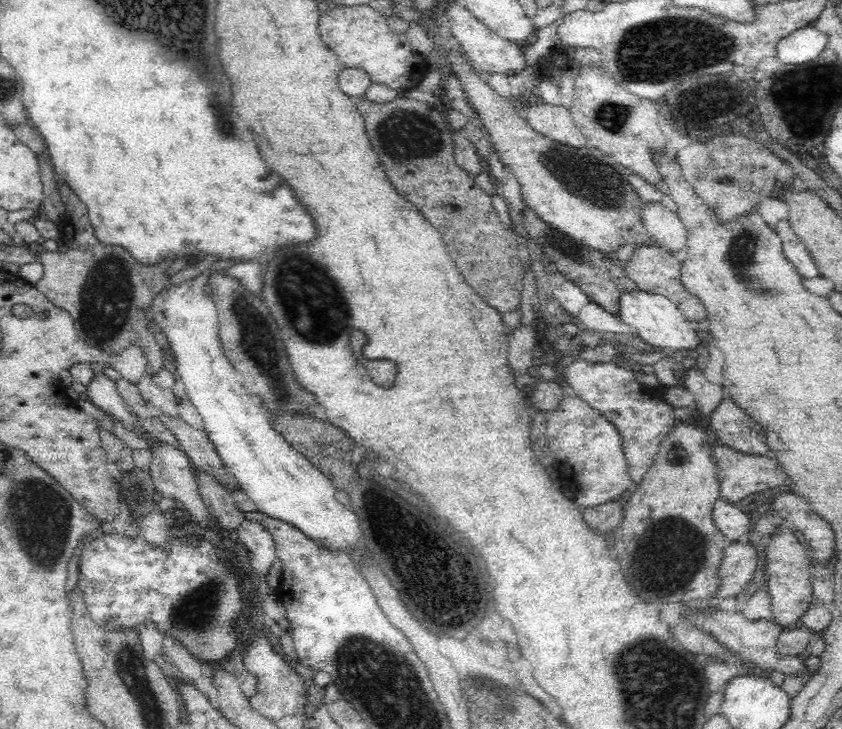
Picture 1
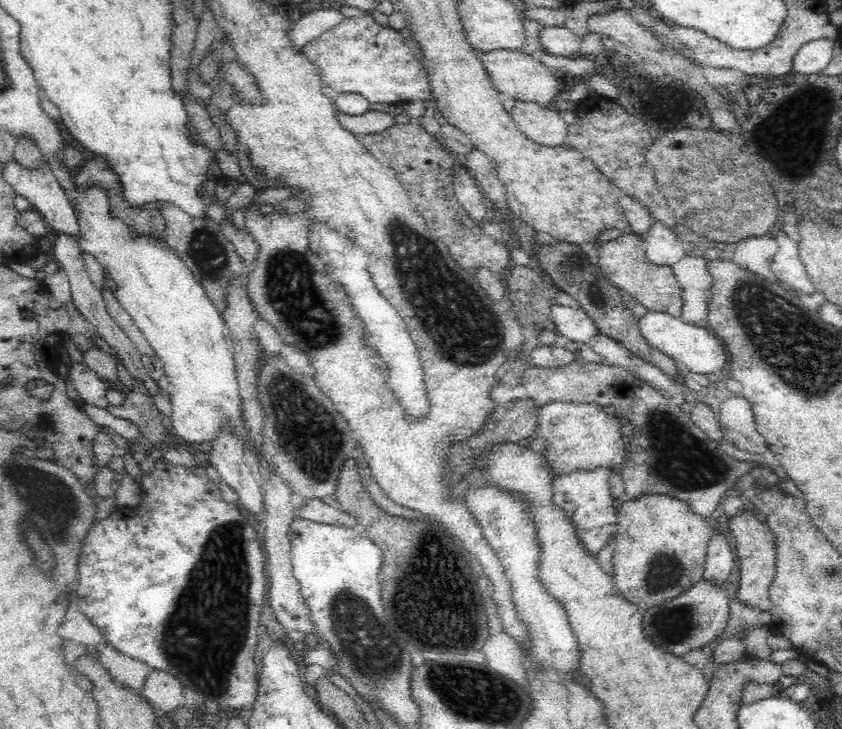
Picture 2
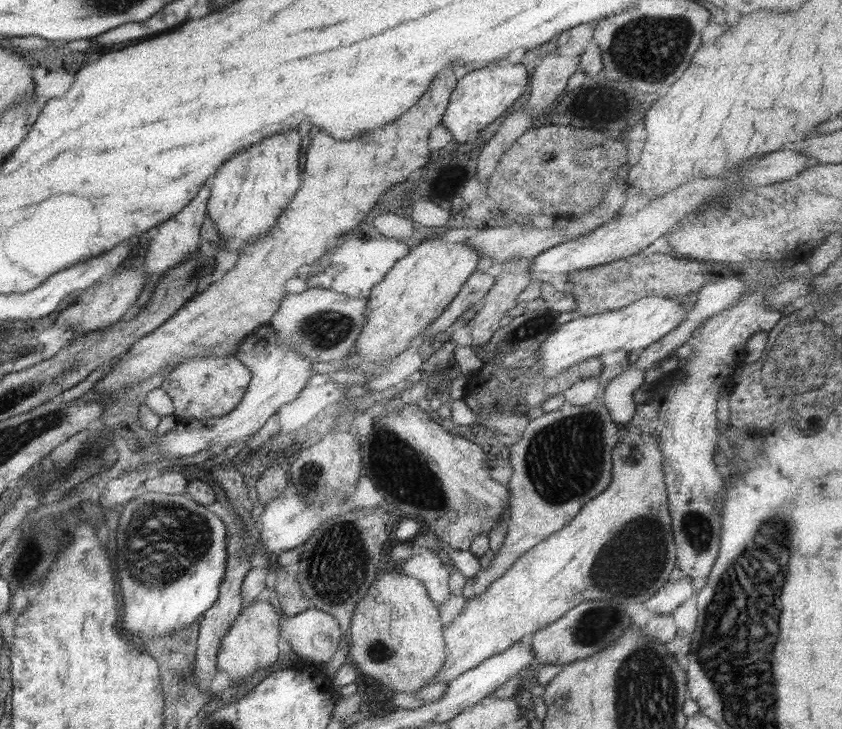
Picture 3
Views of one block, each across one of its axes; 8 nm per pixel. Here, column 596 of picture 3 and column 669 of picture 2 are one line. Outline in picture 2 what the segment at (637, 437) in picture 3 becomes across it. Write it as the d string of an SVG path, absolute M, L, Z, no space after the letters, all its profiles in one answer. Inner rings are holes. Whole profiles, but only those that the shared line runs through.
M640 494L638 498L624 498L624 502L616 509L615 549L611 560L613 564L613 581L628 602L635 605L641 612L646 612L650 608L662 604L664 601L680 596L699 580L702 580L710 536L712 536L711 519L694 514L690 505L679 498L674 498L667 494Z

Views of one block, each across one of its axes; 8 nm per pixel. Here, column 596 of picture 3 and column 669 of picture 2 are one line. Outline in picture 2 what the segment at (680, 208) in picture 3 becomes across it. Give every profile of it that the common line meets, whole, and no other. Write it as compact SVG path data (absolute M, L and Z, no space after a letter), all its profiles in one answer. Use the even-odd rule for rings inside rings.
M654 221L648 232L643 235L645 251L648 260L656 265L672 266L684 258L686 251L683 242L678 240L678 235L672 228L664 226L659 221Z

